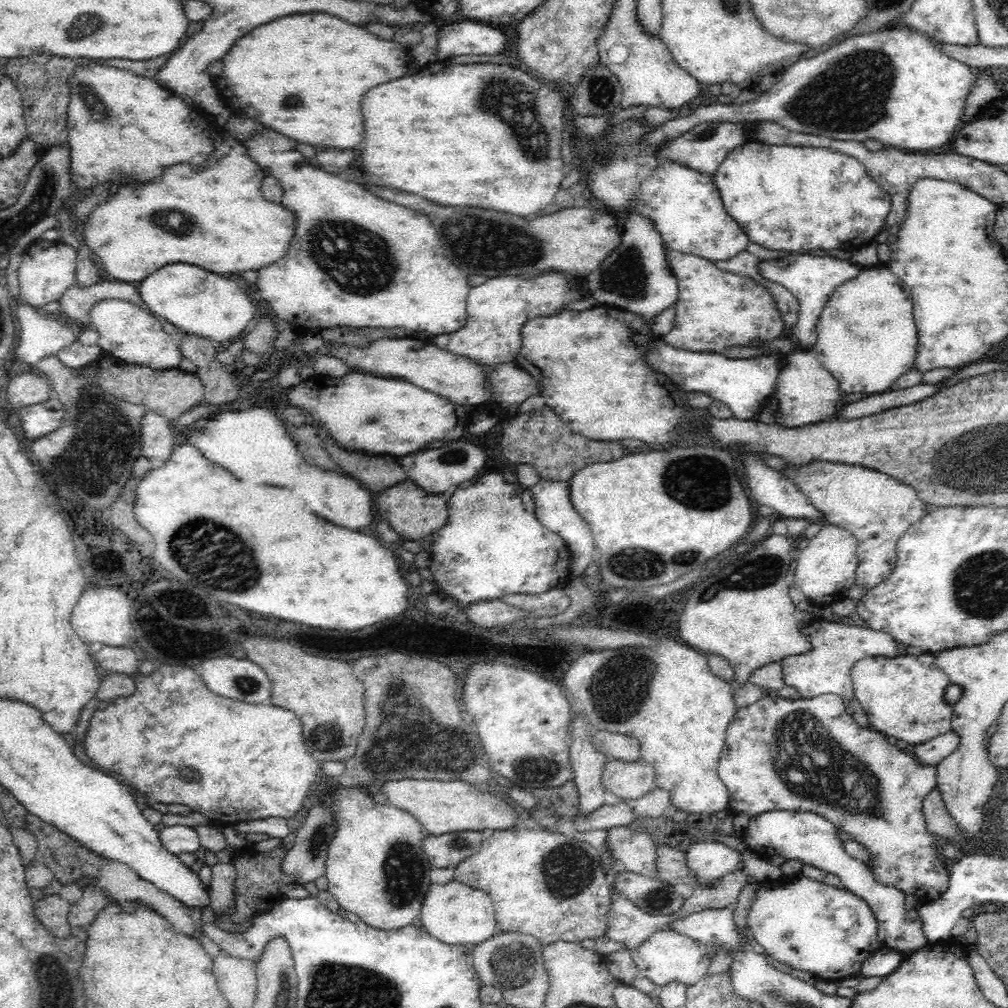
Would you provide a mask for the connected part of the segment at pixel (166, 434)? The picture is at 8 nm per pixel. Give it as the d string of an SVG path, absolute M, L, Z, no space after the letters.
M146 410L140 420L141 448L144 457L156 458L166 462L174 449L174 436L170 424L172 421L151 410Z

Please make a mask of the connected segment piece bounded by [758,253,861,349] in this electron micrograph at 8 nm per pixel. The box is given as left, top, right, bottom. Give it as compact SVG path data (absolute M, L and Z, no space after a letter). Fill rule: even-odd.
M791 254L787 257L779 257L770 260L758 260L758 273L766 280L781 284L784 288L788 289L799 302L799 315L798 320L793 328L792 341L799 343L803 349L812 348L812 344L817 339L817 322L822 314L826 302L830 295L846 281L856 278L858 272L861 270L850 259L840 259L838 257L827 256L812 256L809 254Z

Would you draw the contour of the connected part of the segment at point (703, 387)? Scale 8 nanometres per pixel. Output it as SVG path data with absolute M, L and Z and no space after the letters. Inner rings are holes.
M662 339L652 341L645 350L645 361L656 372L665 374L672 380L682 392L702 392L716 400L723 402L732 412L734 417L742 420L754 418L764 407L768 406L768 400L772 393L776 392L777 378L781 368L782 354L774 352L771 355L763 354L749 358L729 358L719 353L697 353L676 349L666 344Z

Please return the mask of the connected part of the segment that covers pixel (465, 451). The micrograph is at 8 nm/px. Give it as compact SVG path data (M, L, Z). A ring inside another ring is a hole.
M466 438L457 441L450 440L447 445L438 450L426 450L426 452L408 454L402 458L402 468L408 478L428 494L437 495L446 492L451 486L459 486L466 480L472 480L484 470L484 466L486 466L486 452Z

